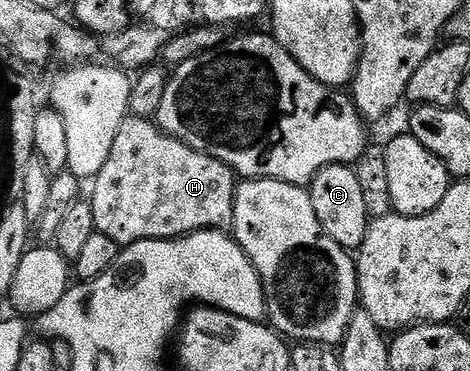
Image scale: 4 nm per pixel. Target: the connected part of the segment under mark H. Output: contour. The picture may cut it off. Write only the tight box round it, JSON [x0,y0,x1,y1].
[89,117,237,248]

